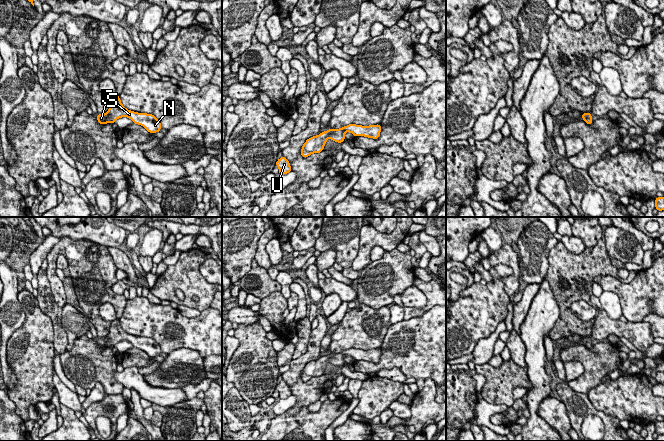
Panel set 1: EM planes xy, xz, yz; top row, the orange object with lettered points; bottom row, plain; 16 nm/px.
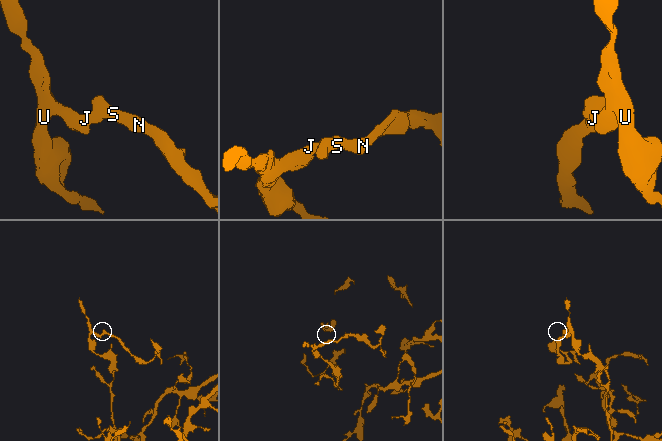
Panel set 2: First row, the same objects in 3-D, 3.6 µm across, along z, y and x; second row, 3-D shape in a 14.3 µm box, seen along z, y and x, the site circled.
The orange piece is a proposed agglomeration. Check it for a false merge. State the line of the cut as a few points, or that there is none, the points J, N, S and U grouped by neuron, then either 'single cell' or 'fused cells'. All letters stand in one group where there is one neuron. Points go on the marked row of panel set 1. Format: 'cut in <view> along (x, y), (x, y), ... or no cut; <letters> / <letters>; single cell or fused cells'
no cut; J N S U; single cell

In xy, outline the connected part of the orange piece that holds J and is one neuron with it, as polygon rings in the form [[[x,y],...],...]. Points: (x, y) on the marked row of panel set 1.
[[[119,95],[111,97],[107,113],[96,116],[98,122],[102,125],[106,123],[112,124],[121,117],[128,117],[133,123],[143,126],[150,133],[160,132],[162,128],[160,121],[154,115],[126,109],[122,105]]]

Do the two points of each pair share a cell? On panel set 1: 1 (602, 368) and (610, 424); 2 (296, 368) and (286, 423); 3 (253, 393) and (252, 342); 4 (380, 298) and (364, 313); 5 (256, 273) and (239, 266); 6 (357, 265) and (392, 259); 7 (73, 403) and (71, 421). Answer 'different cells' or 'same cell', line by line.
1: different cells
2: same cell
3: same cell
4: different cells
5: different cells
6: different cells
7: different cells

